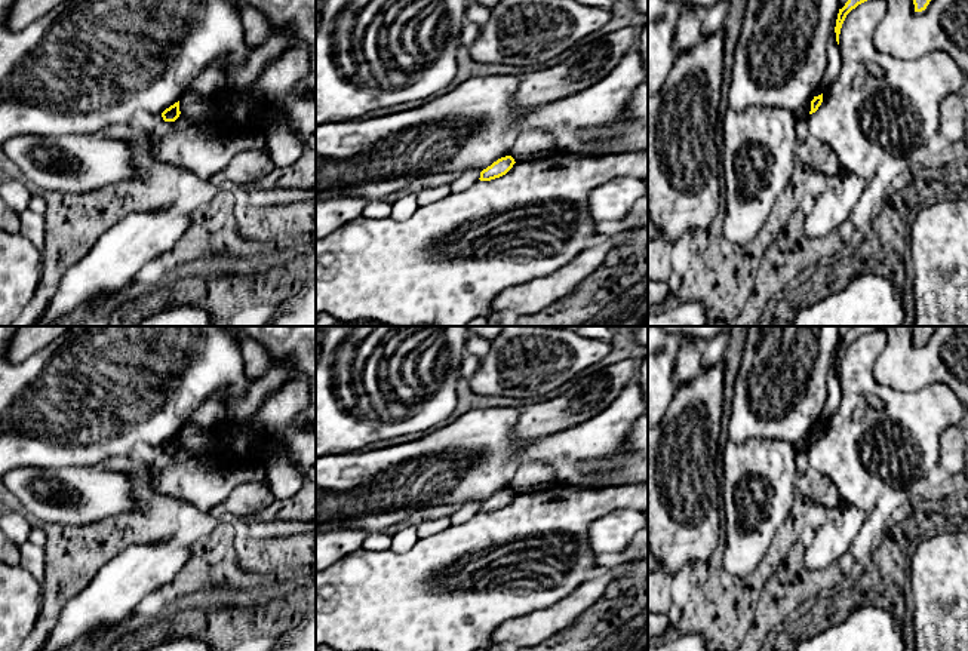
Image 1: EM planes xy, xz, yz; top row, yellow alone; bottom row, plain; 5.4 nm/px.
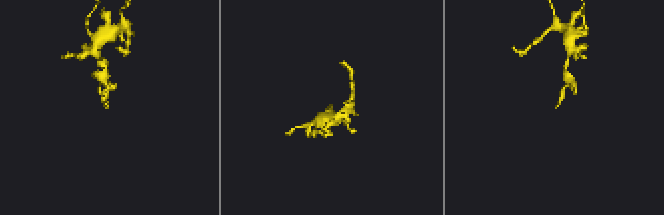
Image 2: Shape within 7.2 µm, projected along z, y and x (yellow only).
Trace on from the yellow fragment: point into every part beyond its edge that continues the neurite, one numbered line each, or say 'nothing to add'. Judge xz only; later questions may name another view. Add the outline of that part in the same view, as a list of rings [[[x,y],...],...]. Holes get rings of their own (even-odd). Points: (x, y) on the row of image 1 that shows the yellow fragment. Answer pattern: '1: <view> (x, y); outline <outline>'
nothing to add

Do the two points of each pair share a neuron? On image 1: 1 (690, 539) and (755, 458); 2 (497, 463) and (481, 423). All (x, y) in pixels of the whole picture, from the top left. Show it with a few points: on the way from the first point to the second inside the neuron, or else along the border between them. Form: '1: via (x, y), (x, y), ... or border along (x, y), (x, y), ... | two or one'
1: border along (719, 487), (721, 500) | two
2: via (489, 453), (481, 439), (481, 433) | one

